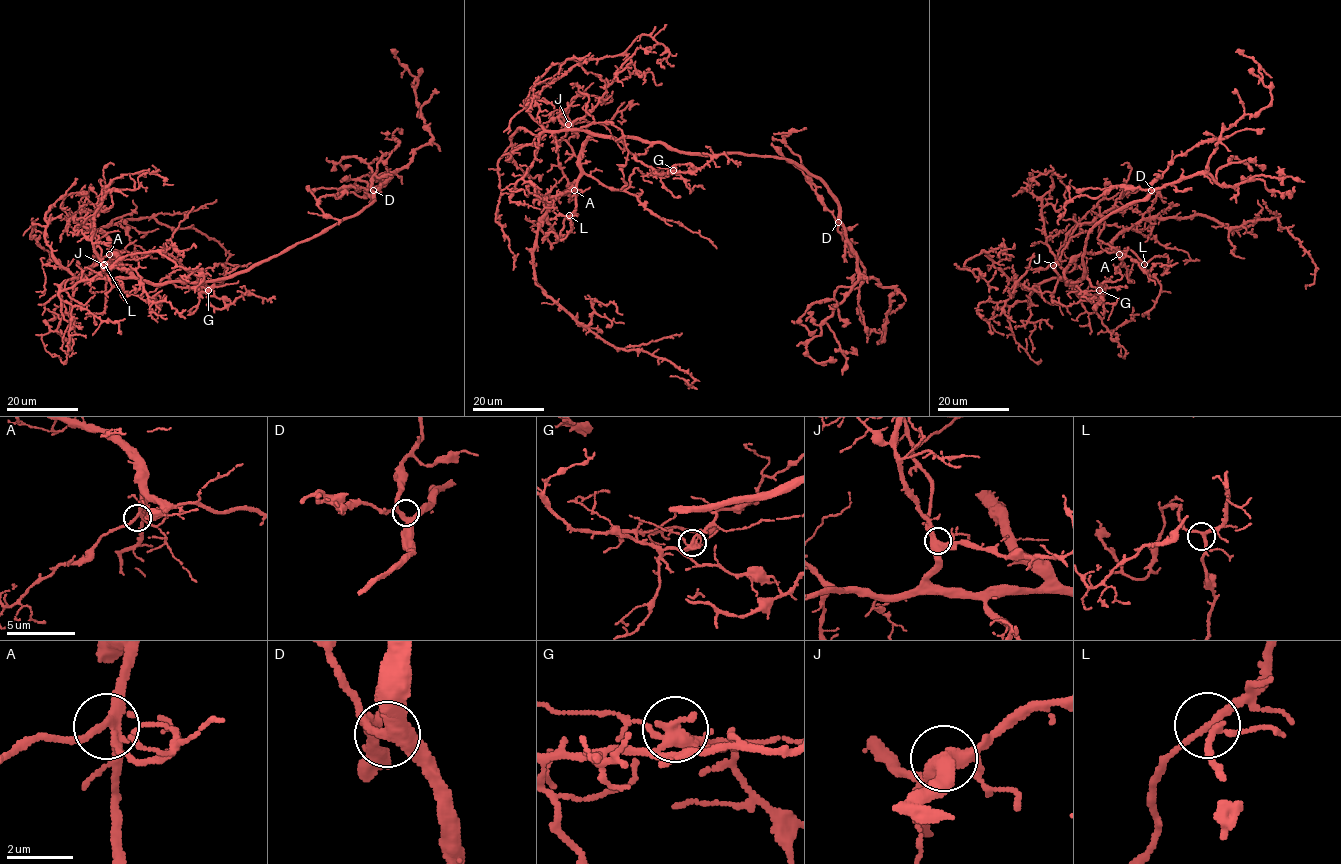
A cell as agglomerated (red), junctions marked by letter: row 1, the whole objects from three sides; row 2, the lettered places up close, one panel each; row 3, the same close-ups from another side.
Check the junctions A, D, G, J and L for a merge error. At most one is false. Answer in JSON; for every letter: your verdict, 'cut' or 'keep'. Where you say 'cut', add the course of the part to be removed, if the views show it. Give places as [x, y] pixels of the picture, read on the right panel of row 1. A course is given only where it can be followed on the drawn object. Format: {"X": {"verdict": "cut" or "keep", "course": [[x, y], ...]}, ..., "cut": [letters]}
{"A": {"verdict": "keep"}, "D": {"verdict": "keep"}, "G": {"verdict": "keep"}, "J": {"verdict": "keep"}, "L": {"verdict": "keep"}, "cut": []}

